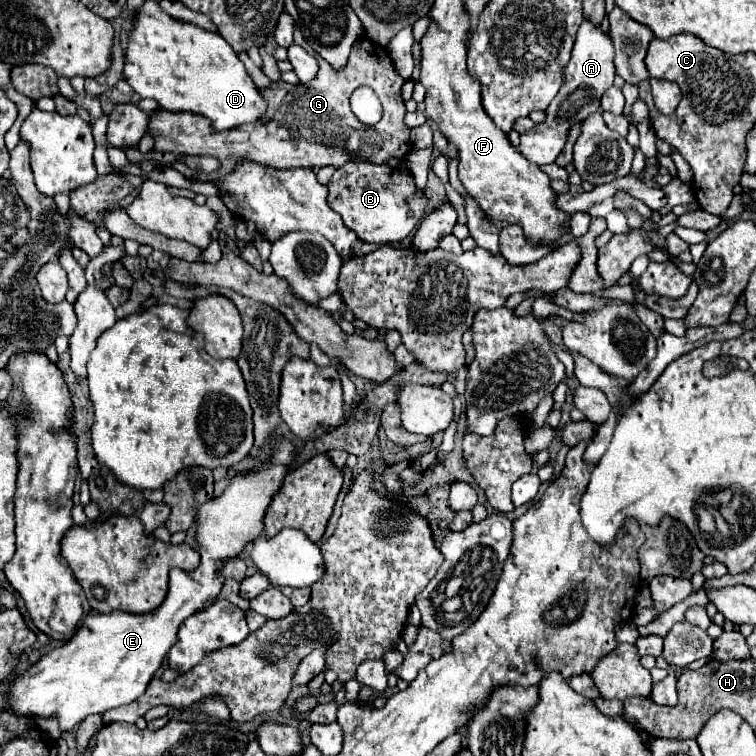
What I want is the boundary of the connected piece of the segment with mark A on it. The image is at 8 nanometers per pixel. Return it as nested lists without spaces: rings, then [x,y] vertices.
[[[585,17],[577,31],[571,63],[563,71],[563,87],[545,111],[547,119],[539,123],[531,135],[521,135],[519,151],[523,153],[525,159],[529,159],[535,165],[547,165],[555,161],[555,157],[563,151],[569,127],[573,123],[587,119],[587,115],[595,113],[601,105],[603,93],[613,85],[613,79],[615,79],[613,57],[615,57],[615,49],[611,47],[611,35],[605,33],[601,25],[591,23],[591,19]]]

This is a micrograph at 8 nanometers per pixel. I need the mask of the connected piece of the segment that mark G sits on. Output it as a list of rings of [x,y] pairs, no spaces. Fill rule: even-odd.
[[[359,39],[355,41],[355,47],[351,47],[349,61],[345,67],[341,67],[341,71],[335,71],[327,61],[319,61],[319,75],[311,83],[289,85],[277,81],[269,89],[263,89],[261,93],[269,103],[263,123],[215,133],[211,129],[211,121],[207,121],[203,115],[171,113],[165,109],[153,111],[149,115],[149,133],[155,139],[153,151],[165,151],[173,155],[211,155],[221,161],[221,169],[217,171],[219,177],[225,177],[241,161],[251,161],[273,169],[319,169],[325,165],[341,167],[349,161],[387,163],[389,157],[403,159],[411,151],[409,129],[403,123],[403,83],[405,79],[395,71],[387,49],[371,43],[371,39]],[[359,85],[369,85],[381,99],[383,119],[375,127],[359,123],[349,107],[349,95]]]

